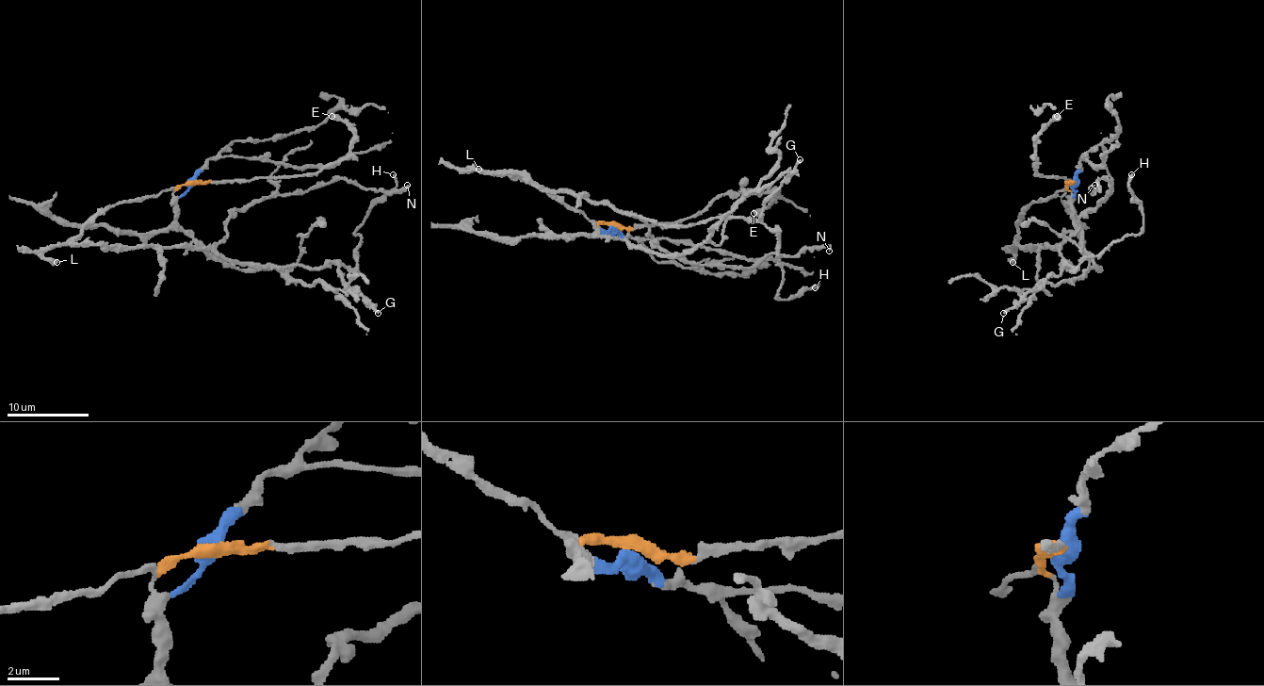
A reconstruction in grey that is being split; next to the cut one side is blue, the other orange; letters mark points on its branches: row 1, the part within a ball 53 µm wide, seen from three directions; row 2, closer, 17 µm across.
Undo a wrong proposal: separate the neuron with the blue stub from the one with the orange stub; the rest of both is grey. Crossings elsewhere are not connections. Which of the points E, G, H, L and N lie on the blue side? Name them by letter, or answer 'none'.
none

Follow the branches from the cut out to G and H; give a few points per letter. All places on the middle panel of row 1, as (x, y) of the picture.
G: (614, 227), (503, 173), (526, 173), (550, 189), (571, 189), (663, 224), (698, 224), (757, 219), (800, 159)
H: (614, 227), (503, 173), (526, 173), (550, 189), (663, 224), (763, 222), (780, 243), (778, 296), (815, 288)

